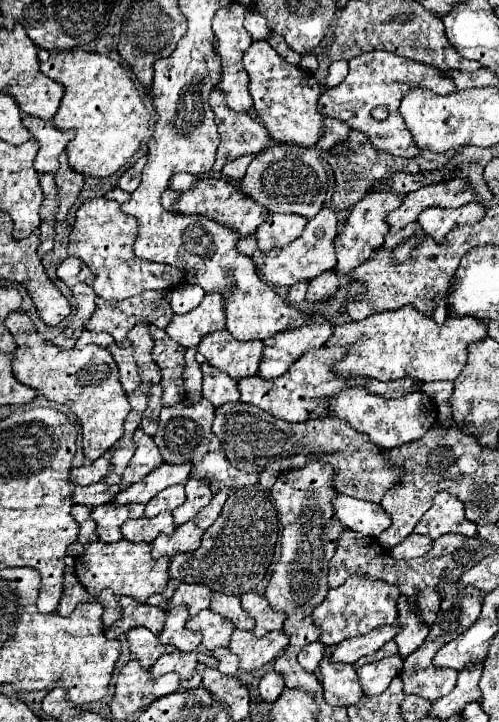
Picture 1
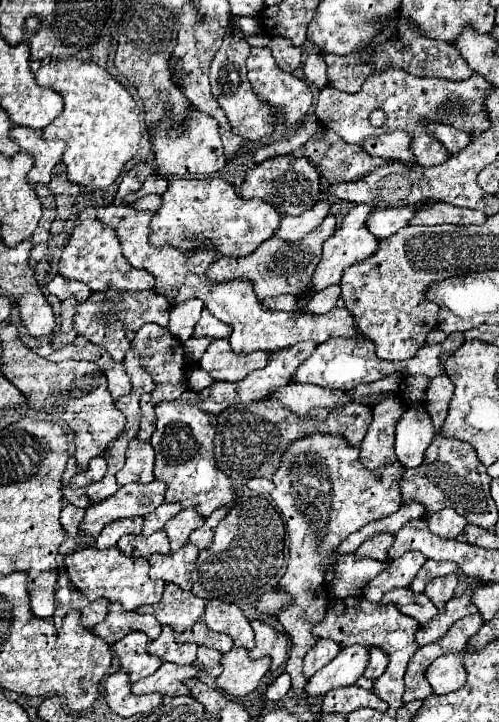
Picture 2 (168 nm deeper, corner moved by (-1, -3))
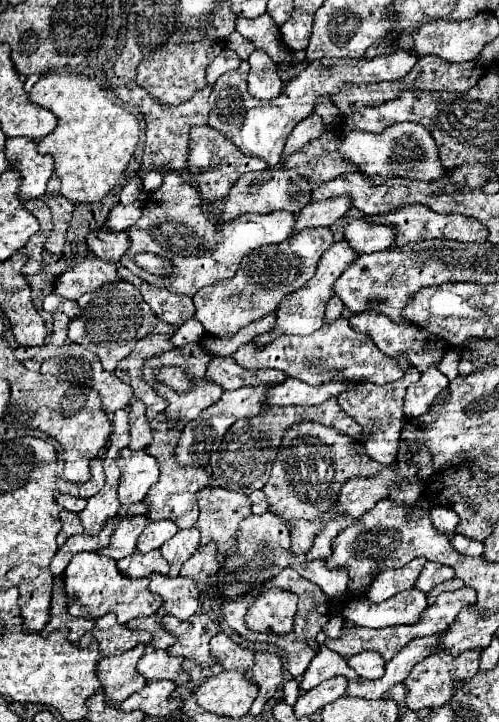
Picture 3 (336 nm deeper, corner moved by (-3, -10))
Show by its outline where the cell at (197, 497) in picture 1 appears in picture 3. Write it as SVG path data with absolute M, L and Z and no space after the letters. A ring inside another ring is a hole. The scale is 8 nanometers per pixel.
M197 528L179 530L171 540L167 540L167 544L163 544L161 554L171 566L169 576L179 576L181 566L191 558L191 554L197 550L197 546L199 546L199 530Z

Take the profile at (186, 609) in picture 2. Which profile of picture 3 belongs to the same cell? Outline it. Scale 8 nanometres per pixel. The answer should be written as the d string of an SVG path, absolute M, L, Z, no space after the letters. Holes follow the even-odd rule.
M155 614L155 616L149 616L149 618L143 618L143 620L131 620L131 622L127 622L127 628L139 628L139 630L147 630L153 638L151 638L151 642L149 642L149 646L153 646L153 648L161 648L161 650L167 650L171 644L175 644L175 636L171 636L171 634L167 634L165 632L165 628L157 622L161 616L159 614Z

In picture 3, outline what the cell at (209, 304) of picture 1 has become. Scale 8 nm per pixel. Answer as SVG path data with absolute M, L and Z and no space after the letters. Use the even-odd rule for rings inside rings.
M307 228L295 232L281 244L269 244L251 252L253 256L249 254L241 262L245 268L239 268L233 278L206 286L193 296L197 308L195 318L205 326L209 336L231 338L239 328L271 314L283 296L305 286L313 278L319 258L331 244L333 234L329 228Z

